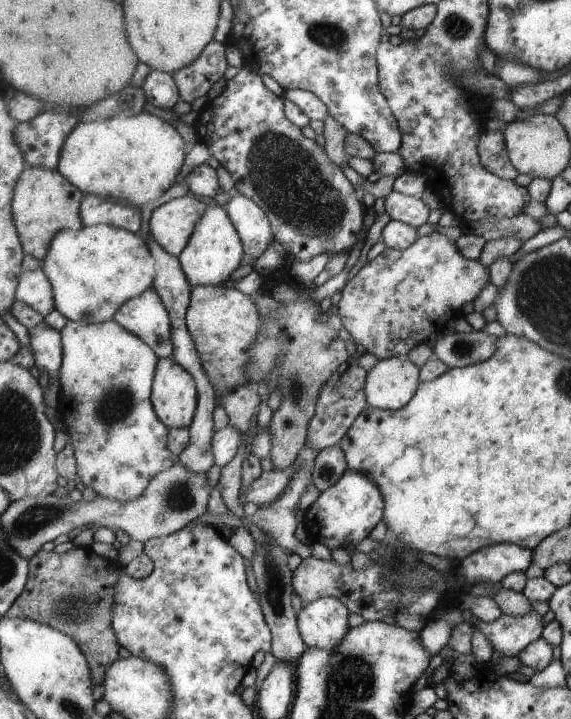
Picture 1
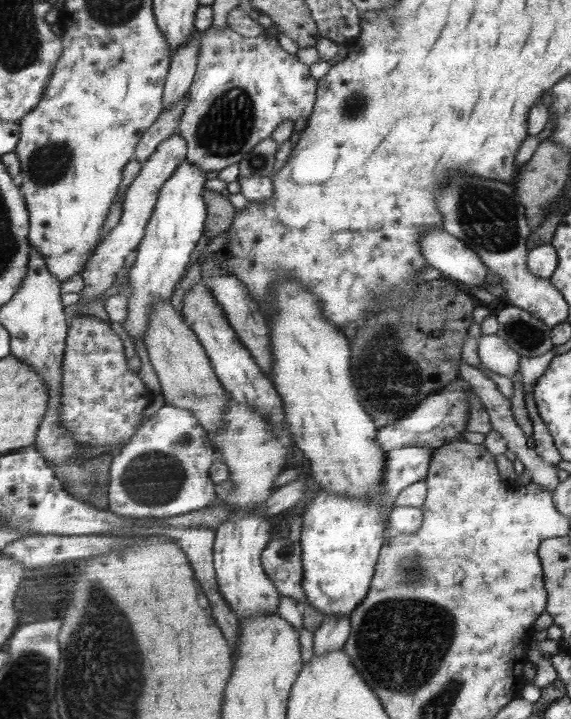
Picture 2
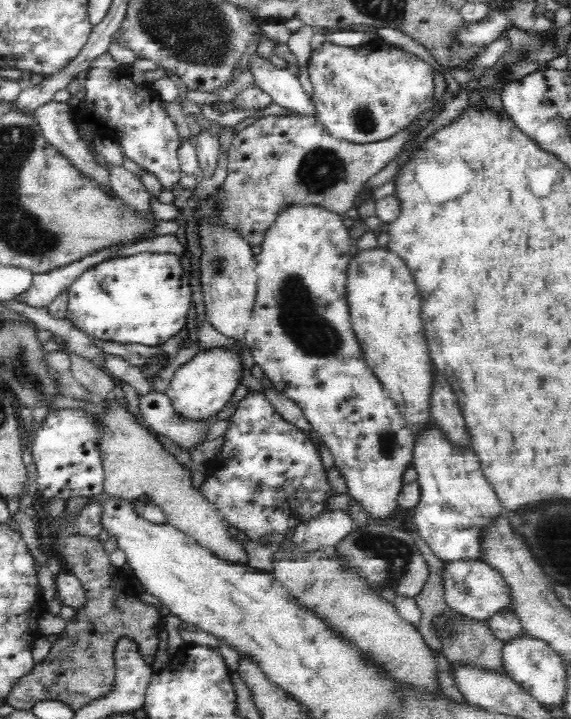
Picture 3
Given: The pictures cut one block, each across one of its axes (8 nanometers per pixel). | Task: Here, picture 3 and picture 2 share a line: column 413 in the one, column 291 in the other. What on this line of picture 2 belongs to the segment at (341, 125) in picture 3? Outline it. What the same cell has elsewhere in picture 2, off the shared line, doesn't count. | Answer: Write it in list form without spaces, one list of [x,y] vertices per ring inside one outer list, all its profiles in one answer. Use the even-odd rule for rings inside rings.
[[[209,27],[199,33],[196,72],[187,90],[187,103],[177,123],[176,134],[185,140],[185,161],[202,169],[204,173],[238,162],[255,144],[273,134],[274,129],[283,120],[294,121],[296,118],[307,119],[314,110],[317,98],[318,81],[309,74],[308,66],[301,64],[295,54],[287,54],[279,48],[277,38],[256,37],[241,38],[239,33],[229,27],[213,29]]]

